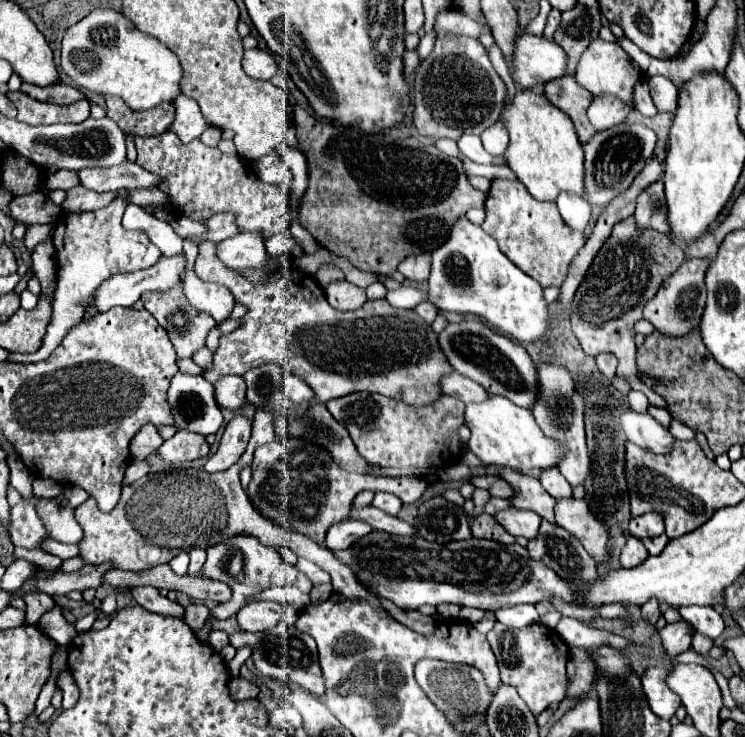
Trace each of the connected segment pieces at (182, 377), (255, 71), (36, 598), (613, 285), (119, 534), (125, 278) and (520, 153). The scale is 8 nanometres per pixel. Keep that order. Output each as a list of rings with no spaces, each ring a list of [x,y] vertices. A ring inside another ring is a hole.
[[[177,371],[171,379],[167,397],[177,427],[209,435],[217,433],[223,425],[223,415],[213,397],[213,385],[207,383],[203,375],[187,375]]]
[[[249,49],[245,51],[245,57],[243,57],[243,71],[253,79],[269,81],[275,75],[277,65],[271,53],[261,49]]]
[[[31,591],[29,595],[25,593],[23,601],[27,605],[27,623],[29,625],[37,625],[39,617],[55,605],[53,599],[47,593],[41,593],[41,591]]]
[[[629,217],[615,225],[611,239],[607,239],[607,243],[593,259],[571,303],[571,329],[579,339],[583,351],[589,357],[597,357],[603,351],[613,351],[613,355],[618,359],[617,373],[627,378],[632,390],[641,391],[650,404],[661,408],[667,408],[666,401],[636,376],[637,347],[633,325],[643,317],[641,311],[645,305],[645,289],[647,289],[647,299],[651,299],[659,289],[659,285],[663,283],[663,277],[673,275],[683,259],[685,253],[673,251],[673,243],[667,235],[655,229],[641,231],[635,225],[635,219]],[[599,319],[609,319],[609,321],[597,325]]]
[[[257,411],[249,445],[239,463],[235,463],[231,469],[223,473],[207,473],[205,469],[181,469],[147,475],[123,487],[123,495],[111,513],[99,511],[97,501],[89,497],[75,509],[75,519],[85,531],[85,539],[79,543],[83,561],[91,565],[113,561],[117,569],[141,571],[151,569],[159,563],[169,563],[171,557],[175,557],[179,551],[189,551],[193,547],[207,549],[237,535],[251,535],[267,547],[287,547],[295,555],[317,563],[331,575],[335,591],[343,593],[345,597],[365,599],[379,607],[379,601],[363,585],[359,585],[351,569],[341,563],[327,547],[321,547],[303,535],[285,531],[269,519],[263,519],[251,507],[251,501],[247,499],[247,493],[239,483],[239,469],[251,463],[257,445],[265,445],[271,439],[275,439],[275,423],[271,423],[271,413]]]
[[[185,257],[159,259],[155,267],[135,271],[131,275],[113,275],[93,293],[93,299],[87,303],[87,309],[97,309],[99,313],[109,311],[111,307],[131,307],[143,291],[167,291],[185,273]]]
[[[521,89],[501,113],[509,133],[505,161],[515,171],[527,191],[539,201],[555,201],[559,191],[583,195],[583,149],[571,119],[551,105],[543,93]]]

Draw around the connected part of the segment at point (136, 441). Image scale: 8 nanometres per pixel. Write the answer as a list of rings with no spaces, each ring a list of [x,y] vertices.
[[[145,425],[133,439],[131,439],[131,457],[135,461],[149,457],[153,451],[157,451],[163,443],[163,437],[159,435],[159,429],[155,425]]]

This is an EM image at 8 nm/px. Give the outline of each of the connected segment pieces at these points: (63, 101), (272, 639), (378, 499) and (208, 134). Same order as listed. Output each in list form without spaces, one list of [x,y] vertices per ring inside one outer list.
[[[23,83],[21,85],[21,91],[37,101],[51,101],[55,105],[71,105],[75,101],[81,101],[85,99],[85,95],[79,91],[79,89],[73,89],[69,85],[63,85],[63,83],[57,83],[57,85],[51,85],[51,87],[35,87],[35,85],[29,85],[29,83]]]
[[[279,623],[277,631],[261,631],[261,633],[237,631],[235,635],[229,635],[229,645],[233,645],[235,649],[249,645],[253,649],[253,663],[263,675],[283,681],[283,673],[285,673],[293,683],[311,691],[315,697],[323,697],[325,683],[323,683],[323,673],[319,667],[317,645],[307,633],[301,633],[295,627],[287,627],[285,623]]]
[[[375,493],[371,505],[377,507],[377,509],[381,509],[381,511],[385,511],[385,513],[389,513],[389,515],[397,515],[403,503],[401,503],[399,497],[395,497],[395,495],[389,495],[389,493]]]
[[[208,127],[200,136],[200,140],[207,146],[217,147],[222,131],[215,127]]]

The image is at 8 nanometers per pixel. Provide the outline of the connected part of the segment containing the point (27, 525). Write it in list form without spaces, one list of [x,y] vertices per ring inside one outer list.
[[[21,499],[9,509],[9,537],[15,547],[25,549],[37,549],[45,539],[49,539],[33,501]]]

